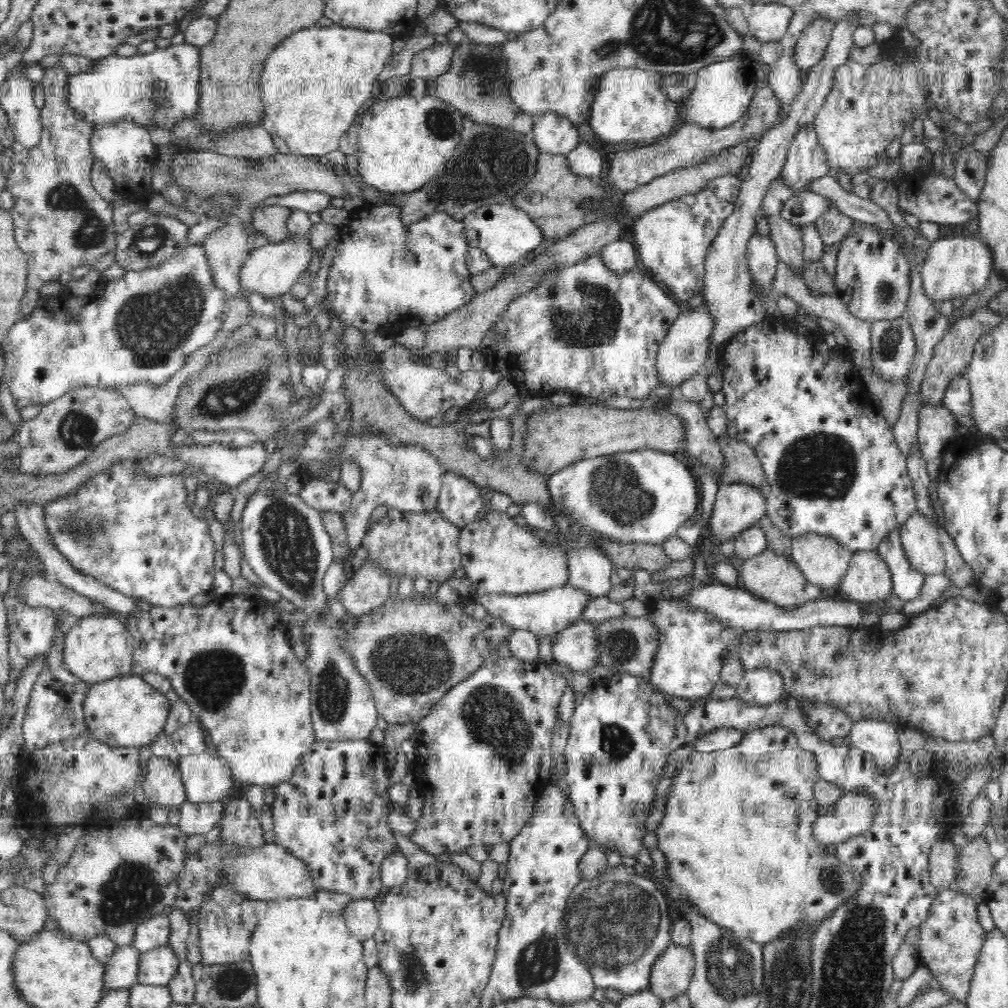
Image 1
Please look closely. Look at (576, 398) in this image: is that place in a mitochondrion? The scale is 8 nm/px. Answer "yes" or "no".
no

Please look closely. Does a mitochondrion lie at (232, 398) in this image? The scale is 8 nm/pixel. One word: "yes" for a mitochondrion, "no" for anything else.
yes

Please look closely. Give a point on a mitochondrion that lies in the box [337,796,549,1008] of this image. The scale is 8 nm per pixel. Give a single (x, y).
(414, 972)

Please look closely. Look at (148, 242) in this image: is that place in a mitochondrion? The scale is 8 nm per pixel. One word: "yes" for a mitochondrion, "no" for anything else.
yes

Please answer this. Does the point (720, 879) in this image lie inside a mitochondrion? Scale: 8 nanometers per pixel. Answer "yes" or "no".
no

